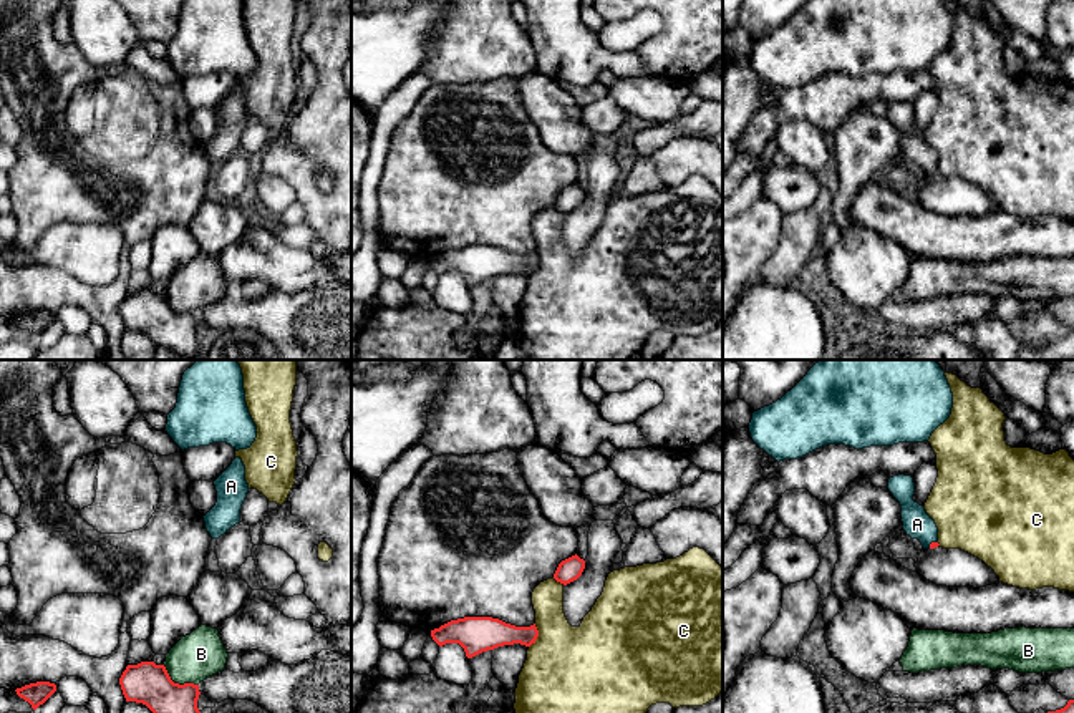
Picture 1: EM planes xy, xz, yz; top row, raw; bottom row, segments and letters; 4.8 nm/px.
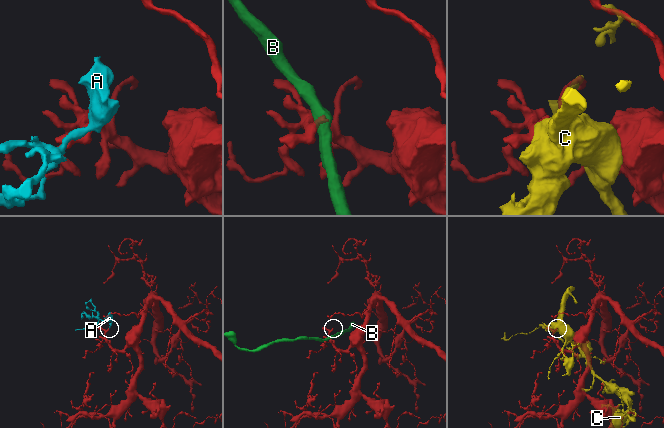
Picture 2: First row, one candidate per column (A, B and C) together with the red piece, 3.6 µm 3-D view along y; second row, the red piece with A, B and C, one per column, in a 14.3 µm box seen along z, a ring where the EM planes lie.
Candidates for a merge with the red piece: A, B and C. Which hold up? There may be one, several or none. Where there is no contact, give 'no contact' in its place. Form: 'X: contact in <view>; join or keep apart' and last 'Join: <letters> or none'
A: contact in yz; join
B: contact in xy; keep apart
C: contact in xz; keep apart
Join: A

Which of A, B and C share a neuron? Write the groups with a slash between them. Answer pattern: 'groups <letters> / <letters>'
groups A / B / C

